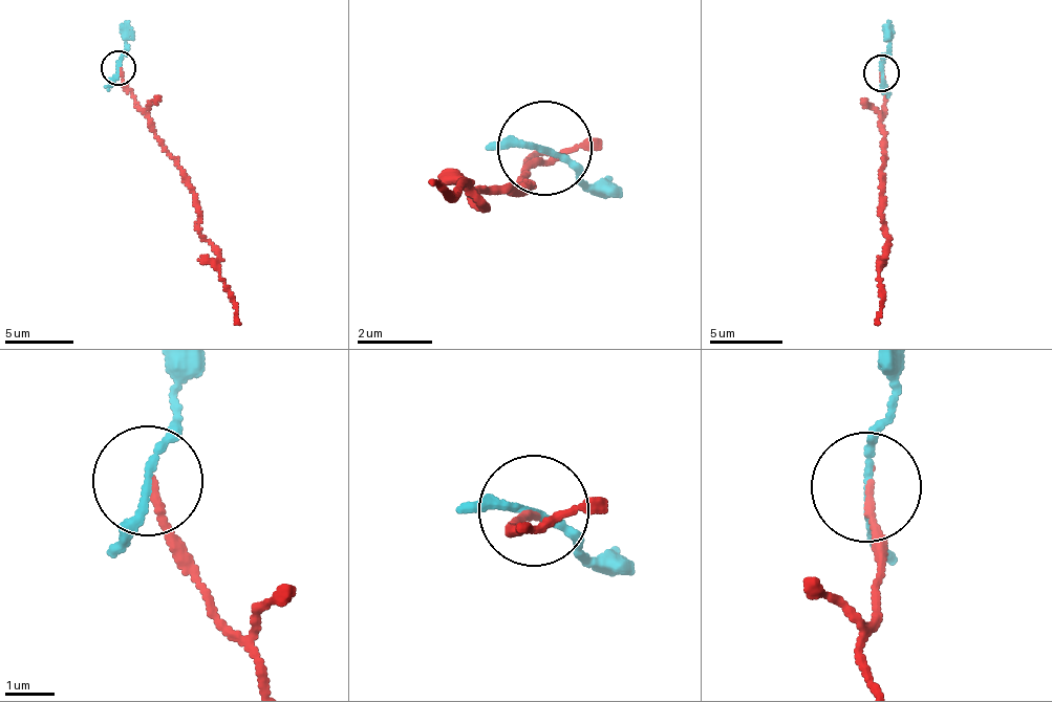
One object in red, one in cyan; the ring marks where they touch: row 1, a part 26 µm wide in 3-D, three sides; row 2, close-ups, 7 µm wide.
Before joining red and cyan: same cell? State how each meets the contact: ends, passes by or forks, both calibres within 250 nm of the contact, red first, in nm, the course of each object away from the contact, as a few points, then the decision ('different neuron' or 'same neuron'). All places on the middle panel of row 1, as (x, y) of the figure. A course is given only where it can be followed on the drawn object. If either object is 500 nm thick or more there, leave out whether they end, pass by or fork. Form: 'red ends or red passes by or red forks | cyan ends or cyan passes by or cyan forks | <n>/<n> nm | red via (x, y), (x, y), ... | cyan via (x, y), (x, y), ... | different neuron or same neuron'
red ends | cyan passes by | 120/140 nm | red via (541, 150), (521, 194), (470, 193), (482, 199), (457, 180), (453, 198), (436, 188) | cyan via (541, 150), (578, 185), (624, 195) | different neuron

